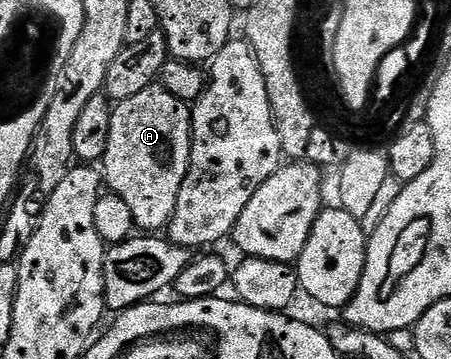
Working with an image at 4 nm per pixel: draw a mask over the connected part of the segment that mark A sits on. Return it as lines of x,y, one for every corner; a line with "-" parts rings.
161,85
141,89
137,97
115,103
109,125
109,145
101,160
101,174
110,194
121,197
133,213
136,228
143,233
159,233
166,228
177,205
177,193
191,164
191,107

